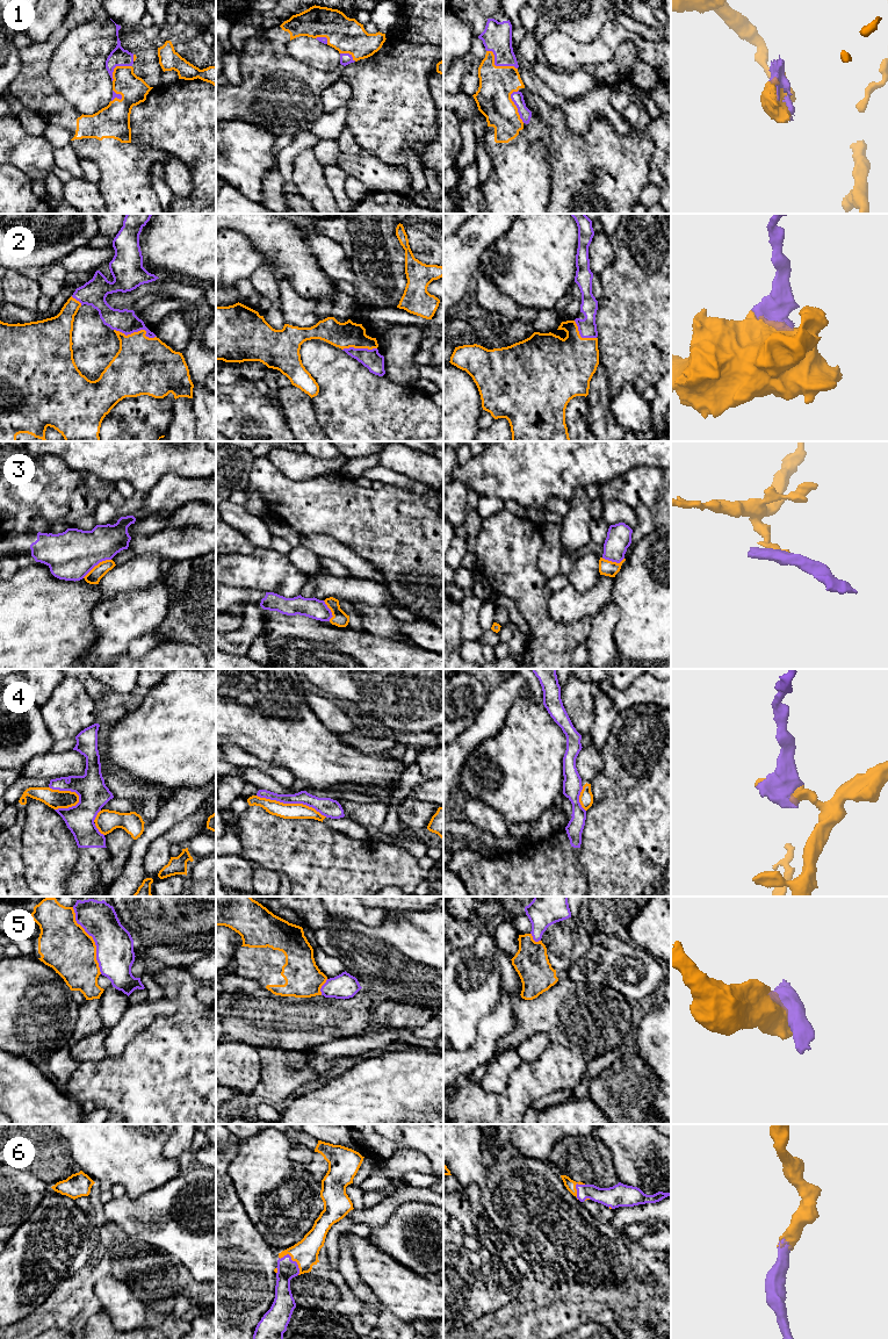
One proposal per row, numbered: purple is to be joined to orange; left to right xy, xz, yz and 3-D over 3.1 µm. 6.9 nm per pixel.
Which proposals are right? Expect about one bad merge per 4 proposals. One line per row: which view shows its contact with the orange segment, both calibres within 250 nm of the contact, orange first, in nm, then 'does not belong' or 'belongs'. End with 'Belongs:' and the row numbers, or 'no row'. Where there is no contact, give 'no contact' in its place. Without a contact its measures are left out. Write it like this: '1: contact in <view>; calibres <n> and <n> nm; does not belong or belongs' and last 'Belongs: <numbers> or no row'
1: contact in yz; calibres 240 and 200 nm; does not belong
2: contact in xy; calibres 400 and 160 nm; belongs
3: contact in xy; calibres 100 and 340 nm; does not belong
4: contact in xz; calibres 110 and 130 nm; does not belong
5: contact in xy; calibres 360 and 260 nm; does not belong
6: contact in xz; calibres 180 and 140 nm; belongs
Belongs: 2, 6

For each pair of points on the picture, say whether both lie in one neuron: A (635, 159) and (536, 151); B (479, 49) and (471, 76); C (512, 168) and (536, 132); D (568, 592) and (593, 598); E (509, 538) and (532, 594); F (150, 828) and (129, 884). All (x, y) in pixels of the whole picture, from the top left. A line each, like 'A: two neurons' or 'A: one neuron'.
A: two neurons
B: one neuron
C: one neuron
D: one neuron
E: one neuron
F: one neuron

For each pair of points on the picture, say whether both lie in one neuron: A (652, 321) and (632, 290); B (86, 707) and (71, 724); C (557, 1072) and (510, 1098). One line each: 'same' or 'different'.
A: same
B: same
C: same

